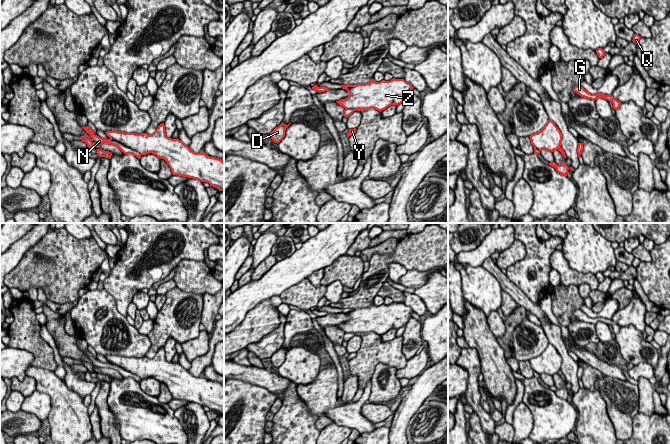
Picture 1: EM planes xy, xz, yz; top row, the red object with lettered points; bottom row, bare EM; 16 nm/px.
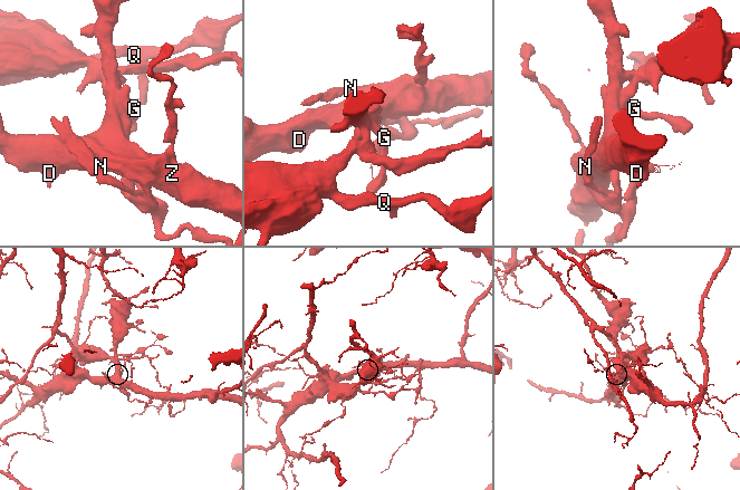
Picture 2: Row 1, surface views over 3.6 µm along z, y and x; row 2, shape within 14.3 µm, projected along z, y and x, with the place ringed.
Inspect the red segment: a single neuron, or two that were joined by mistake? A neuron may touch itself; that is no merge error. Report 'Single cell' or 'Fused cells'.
Fused cells

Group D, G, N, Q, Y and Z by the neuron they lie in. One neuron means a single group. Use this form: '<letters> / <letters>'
D G Z / N Q Y

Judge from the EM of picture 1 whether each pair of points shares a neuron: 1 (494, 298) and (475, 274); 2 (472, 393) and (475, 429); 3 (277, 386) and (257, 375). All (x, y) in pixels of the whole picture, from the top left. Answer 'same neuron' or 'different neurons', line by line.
1: same neuron
2: different neurons
3: same neuron

